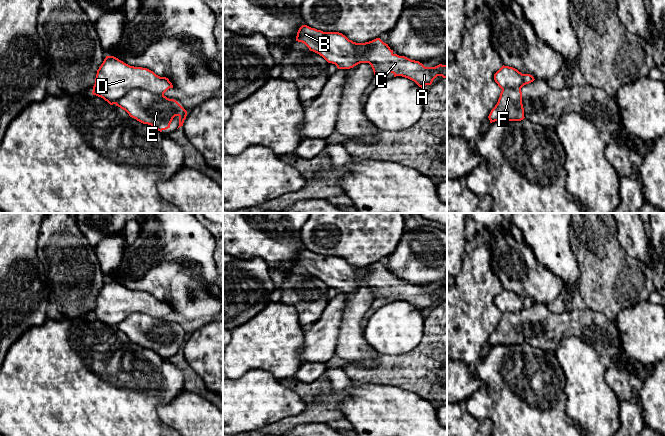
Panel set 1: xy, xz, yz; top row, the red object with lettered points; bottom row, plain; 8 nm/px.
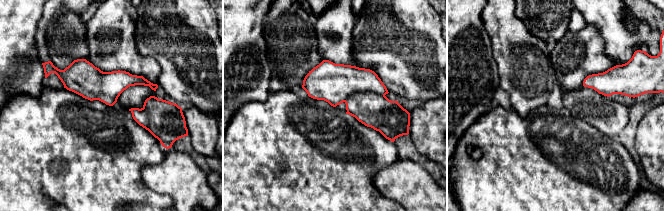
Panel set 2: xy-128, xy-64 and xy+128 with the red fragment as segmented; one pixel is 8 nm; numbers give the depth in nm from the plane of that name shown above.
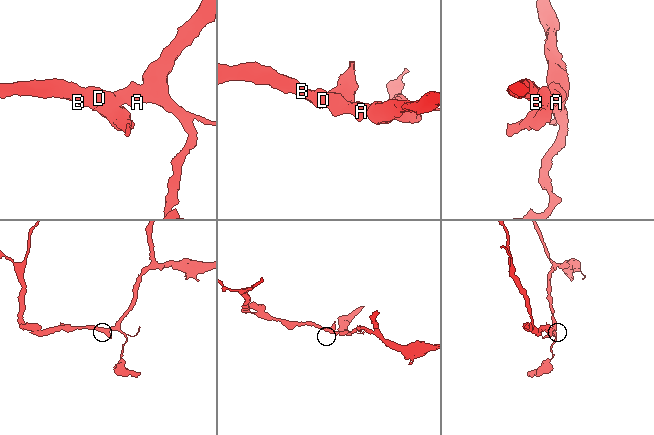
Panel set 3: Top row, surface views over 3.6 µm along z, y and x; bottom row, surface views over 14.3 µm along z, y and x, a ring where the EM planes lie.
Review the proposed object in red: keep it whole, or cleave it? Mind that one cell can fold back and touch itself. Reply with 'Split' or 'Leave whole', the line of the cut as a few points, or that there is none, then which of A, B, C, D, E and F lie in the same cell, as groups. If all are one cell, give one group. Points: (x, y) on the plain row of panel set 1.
Split. Split along xy (163, 318), (154, 318), (145, 313), (132, 312), (116, 328). Groups: A B C D / E F

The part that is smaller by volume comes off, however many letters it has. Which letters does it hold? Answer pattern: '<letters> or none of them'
E, F

